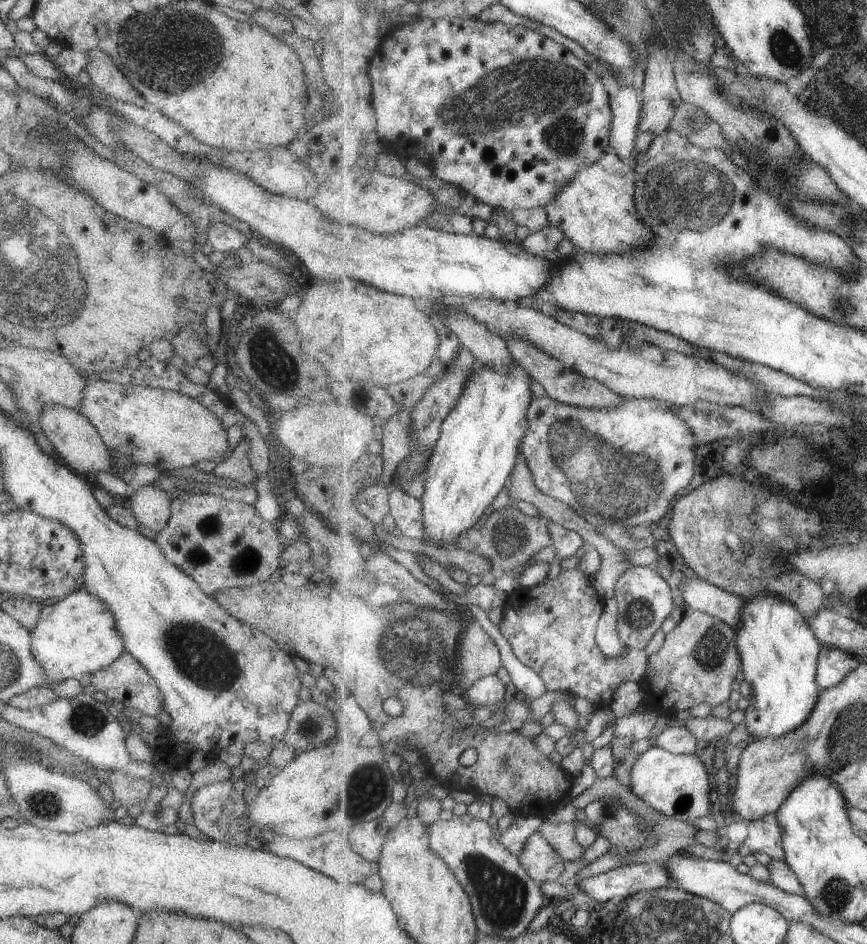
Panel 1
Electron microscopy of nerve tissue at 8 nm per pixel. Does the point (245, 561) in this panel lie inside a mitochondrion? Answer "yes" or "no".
yes

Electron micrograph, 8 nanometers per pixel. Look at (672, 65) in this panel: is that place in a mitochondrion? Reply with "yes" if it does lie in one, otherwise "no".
no

